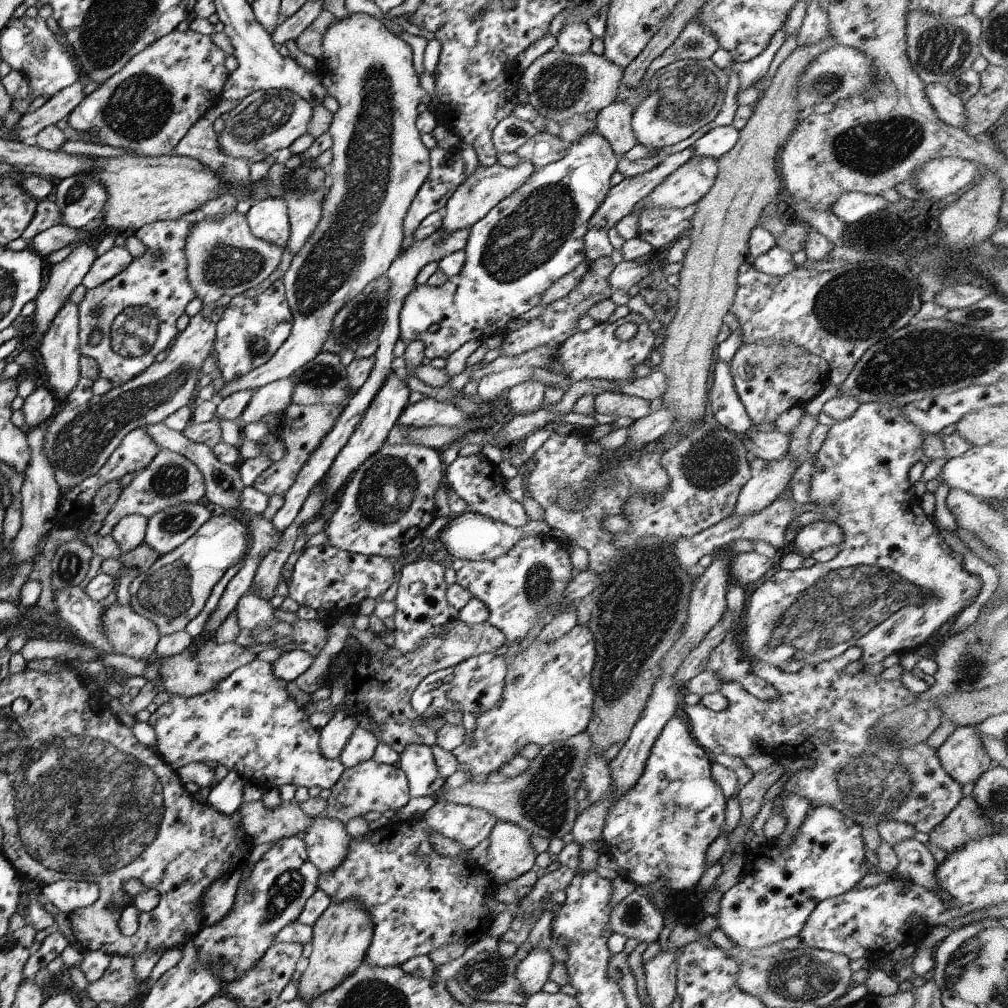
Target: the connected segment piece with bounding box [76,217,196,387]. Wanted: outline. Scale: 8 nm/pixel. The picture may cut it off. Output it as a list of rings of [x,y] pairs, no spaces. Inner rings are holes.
[[[179,217],[175,220],[147,223],[138,228],[137,238],[145,247],[143,256],[132,259],[127,268],[102,282],[99,286],[86,290],[83,299],[76,304],[79,352],[83,356],[95,359],[98,364],[98,378],[109,380],[113,387],[122,385],[135,375],[141,374],[147,366],[152,365],[158,352],[166,351],[169,348],[178,333],[175,320],[183,314],[187,302],[196,297],[187,284],[184,256],[184,240],[189,232],[190,224]],[[95,327],[101,330],[102,338],[96,346],[89,346],[87,340]]]

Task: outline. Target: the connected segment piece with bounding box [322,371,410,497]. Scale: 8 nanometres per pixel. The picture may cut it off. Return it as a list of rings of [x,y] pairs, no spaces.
[[[393,371],[385,379],[383,386],[379,388],[373,400],[369,403],[367,410],[364,410],[361,420],[357,423],[347,442],[341,447],[341,450],[335,455],[332,465],[325,472],[322,478],[322,490],[324,496],[329,497],[347,482],[350,474],[369,458],[369,455],[375,454],[386,442],[388,432],[397,420],[398,414],[407,406],[407,398],[410,391],[403,382],[400,382]]]

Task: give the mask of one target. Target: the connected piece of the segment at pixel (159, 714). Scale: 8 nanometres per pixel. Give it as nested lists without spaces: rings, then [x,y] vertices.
[[[253,659],[233,669],[207,692],[187,698],[181,695],[169,695],[167,702],[155,708],[146,721],[153,729],[156,738],[154,744],[156,753],[174,771],[193,761],[206,763],[213,760],[225,766],[227,770],[238,772],[243,778],[247,778],[247,782],[251,782],[261,791],[278,788],[281,784],[330,789],[339,780],[345,768],[338,758],[326,759],[320,753],[318,729],[309,726],[308,716],[303,714],[302,708],[297,707],[287,695],[285,685],[284,680],[279,680],[271,674],[269,663]]]

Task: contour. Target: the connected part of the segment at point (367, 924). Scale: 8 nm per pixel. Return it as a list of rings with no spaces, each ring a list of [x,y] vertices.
[[[356,901],[330,904],[313,923],[308,964],[299,977],[296,998],[311,1003],[325,991],[341,984],[363,962],[372,930],[370,916]]]

